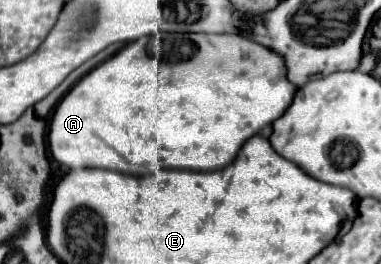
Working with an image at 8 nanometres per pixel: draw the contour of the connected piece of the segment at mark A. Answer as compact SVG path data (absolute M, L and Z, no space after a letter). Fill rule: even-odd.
M157 33L153 37L141 37L139 41L127 43L119 53L97 65L93 71L89 71L85 77L81 77L73 89L61 99L57 105L51 125L49 125L49 149L55 161L69 169L77 167L99 167L99 169L109 169L109 171L119 171L127 175L149 175L157 173L161 169L193 169L193 171L213 171L229 165L243 143L259 133L265 125L273 123L279 119L285 109L291 105L293 95L295 95L295 85L287 81L287 69L285 61L281 55L275 51L253 43L249 39L237 37L237 35L207 35L207 33Z

